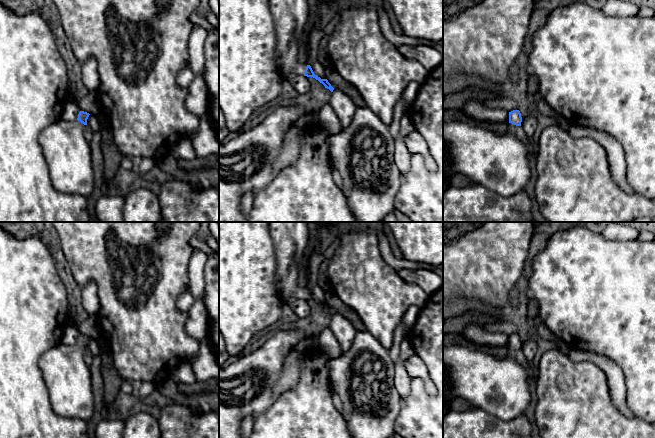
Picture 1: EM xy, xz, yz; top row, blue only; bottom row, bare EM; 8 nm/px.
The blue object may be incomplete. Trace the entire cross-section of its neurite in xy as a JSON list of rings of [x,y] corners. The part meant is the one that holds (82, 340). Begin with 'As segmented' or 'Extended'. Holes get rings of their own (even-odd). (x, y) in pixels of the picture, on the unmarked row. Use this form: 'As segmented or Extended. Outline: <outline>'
Extended. Outline: [[[80,335],[75,345],[60,342],[39,359],[53,411],[61,417],[86,422],[94,412],[91,373],[84,361],[89,339]]]

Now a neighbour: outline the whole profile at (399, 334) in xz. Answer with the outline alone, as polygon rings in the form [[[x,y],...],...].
[[[402,322],[396,327],[393,336],[393,343],[389,350],[390,357],[394,364],[398,363],[400,355],[400,345],[402,341],[406,338],[405,328]]]

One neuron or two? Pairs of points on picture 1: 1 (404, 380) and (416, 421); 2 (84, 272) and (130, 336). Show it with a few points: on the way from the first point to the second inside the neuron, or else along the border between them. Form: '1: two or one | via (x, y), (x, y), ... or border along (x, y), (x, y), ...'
1: two | border along (412, 378), (410, 392), (401, 398)
2: one | via (102, 282), (130, 314), (130, 318)

